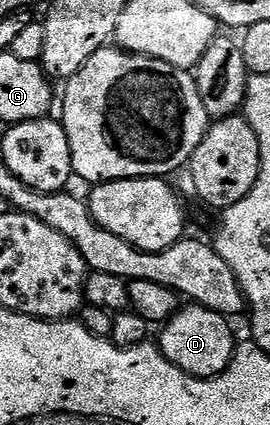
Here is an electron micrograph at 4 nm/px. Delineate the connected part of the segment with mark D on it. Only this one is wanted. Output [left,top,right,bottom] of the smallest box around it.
[159,303,235,377]

